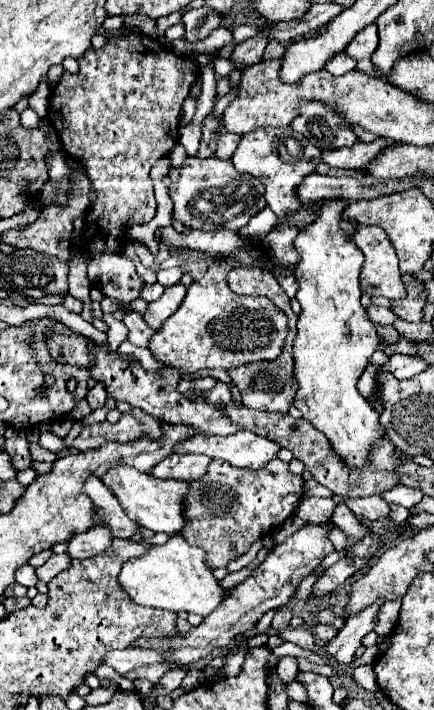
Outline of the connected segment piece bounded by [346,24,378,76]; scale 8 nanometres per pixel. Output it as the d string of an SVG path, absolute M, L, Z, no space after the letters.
M370 24L366 26L364 30L360 30L354 40L348 44L348 56L352 56L358 64L356 68L370 74L370 76L376 76L376 72L372 72L372 52L378 48L378 26L376 24Z

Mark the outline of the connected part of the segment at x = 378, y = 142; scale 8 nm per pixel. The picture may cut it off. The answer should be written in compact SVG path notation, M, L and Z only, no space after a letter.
M376 138L374 142L362 142L358 140L354 146L338 148L338 150L324 150L322 162L334 168L364 168L368 162L372 162L382 150L388 146L394 146L396 142L390 138Z

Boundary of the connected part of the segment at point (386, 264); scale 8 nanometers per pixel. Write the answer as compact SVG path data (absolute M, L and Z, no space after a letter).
M358 226L354 242L366 258L360 274L362 290L370 296L402 300L406 296L406 284L402 282L398 258L388 234L380 226Z

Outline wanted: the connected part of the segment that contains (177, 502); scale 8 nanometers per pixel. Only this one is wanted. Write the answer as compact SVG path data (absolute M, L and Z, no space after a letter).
M120 466L104 474L102 482L114 492L114 496L120 500L128 516L140 520L140 524L152 532L178 534L188 522L184 510L186 510L186 496L190 492L190 484L184 480L160 480L146 472L138 472L136 468Z

